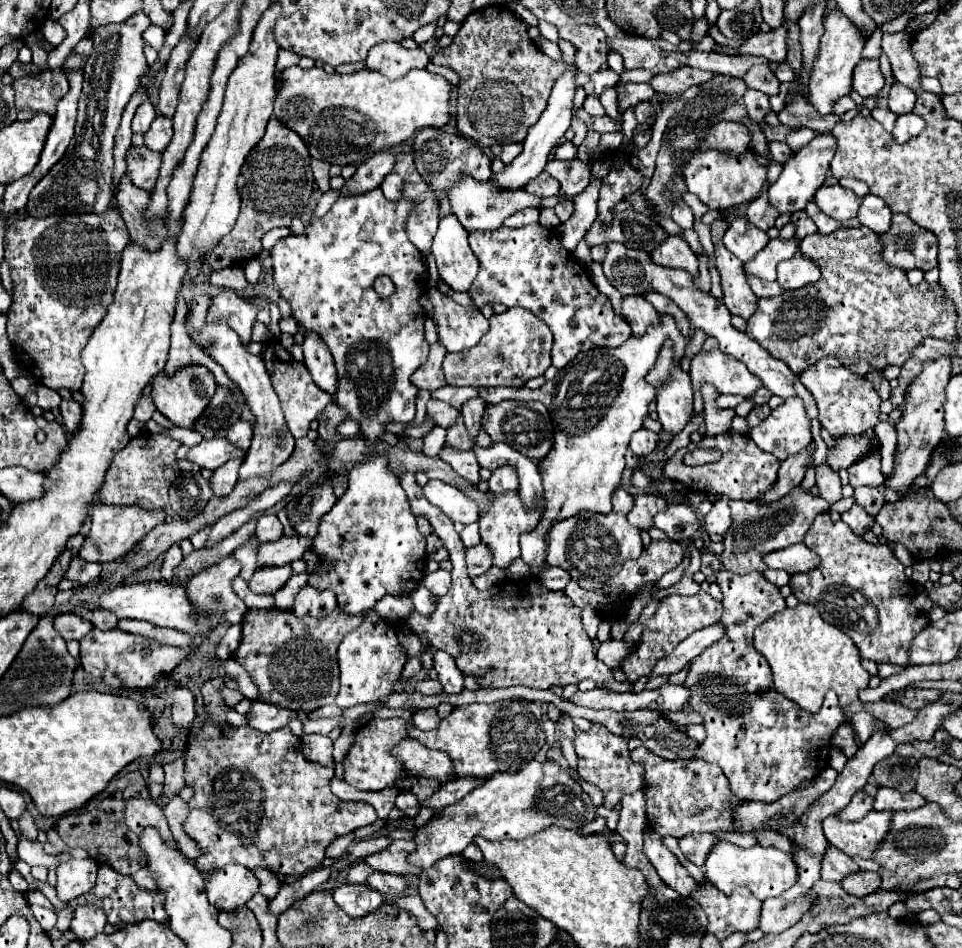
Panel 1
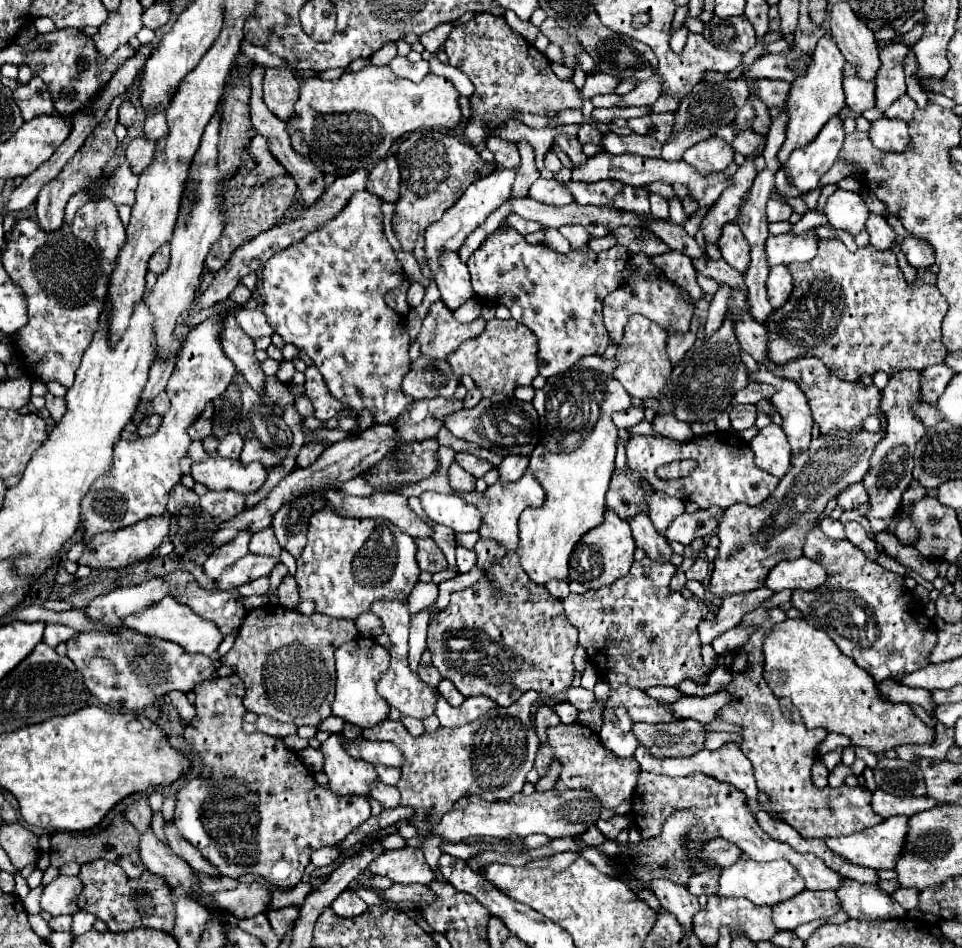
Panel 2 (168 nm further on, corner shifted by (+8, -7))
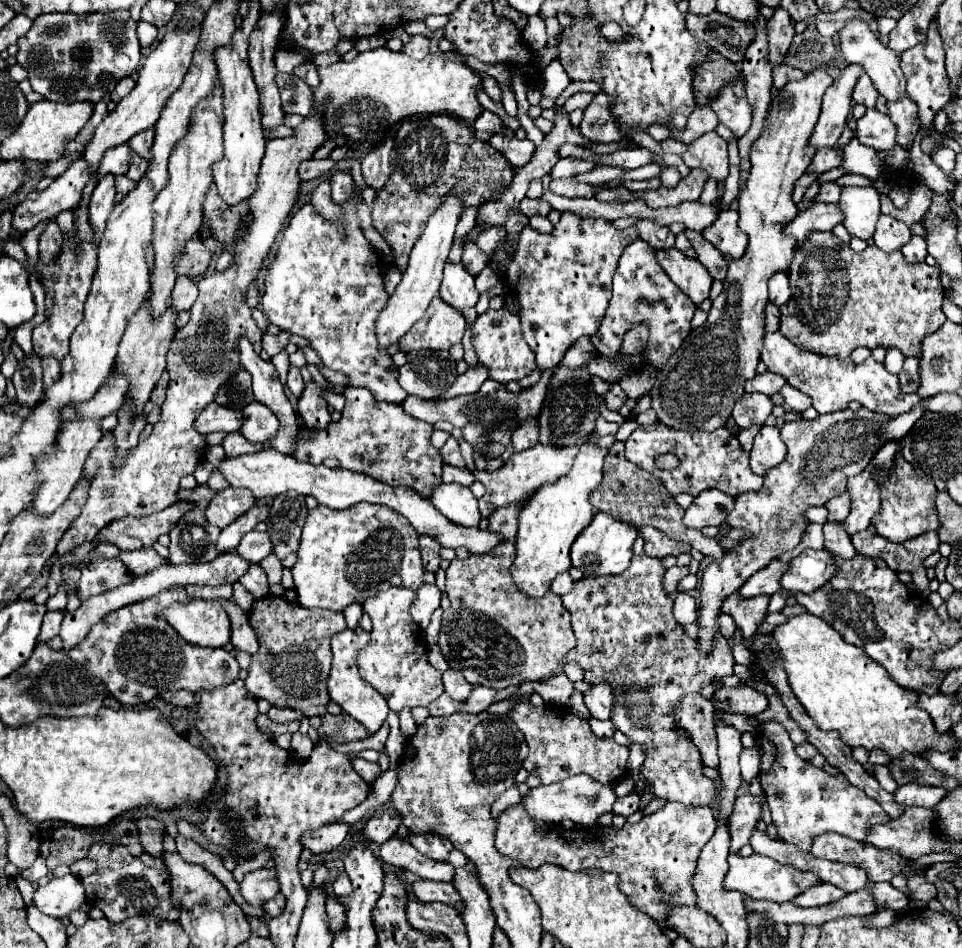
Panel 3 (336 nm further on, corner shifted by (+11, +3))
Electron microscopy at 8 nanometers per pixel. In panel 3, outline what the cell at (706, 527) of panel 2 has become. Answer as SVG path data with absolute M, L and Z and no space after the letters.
M719 490L701 492L693 504L687 508L683 520L689 528L705 528L705 526L721 526L727 514L733 510L735 500Z

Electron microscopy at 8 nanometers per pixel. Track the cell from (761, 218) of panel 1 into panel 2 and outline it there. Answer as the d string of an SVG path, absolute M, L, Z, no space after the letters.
M768 200L768 204L766 204L766 218L768 218L768 222L788 220L790 214L792 214L792 206L788 206L788 204L784 204L784 202Z

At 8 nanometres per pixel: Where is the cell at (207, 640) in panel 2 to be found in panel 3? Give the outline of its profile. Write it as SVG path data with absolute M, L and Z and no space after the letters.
M191 600L189 604L171 604L161 614L183 640L195 646L223 648L231 640L229 616L219 602Z

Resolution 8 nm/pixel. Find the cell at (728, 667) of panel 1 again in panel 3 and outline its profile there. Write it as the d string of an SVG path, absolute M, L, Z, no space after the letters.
M775 720L763 722L759 728L759 746L763 748L759 782L767 798L773 824L781 840L797 846L801 852L811 852L813 838L823 832L837 832L841 836L863 842L875 824L885 824L889 814L863 790L849 784L845 776L829 776L821 768L809 766L795 754L795 744L789 732Z

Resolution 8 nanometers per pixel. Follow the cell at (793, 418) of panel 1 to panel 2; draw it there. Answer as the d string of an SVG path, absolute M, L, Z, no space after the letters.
M770 424L770 426L758 430L758 434L748 444L750 444L750 448L756 456L756 464L760 468L768 470L776 478L782 478L788 472L790 446L788 446L788 438L786 438L782 426Z

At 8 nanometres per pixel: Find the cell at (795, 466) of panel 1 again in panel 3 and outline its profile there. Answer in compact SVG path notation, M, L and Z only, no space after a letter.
M785 384L785 386L781 388L781 394L785 396L785 402L787 402L791 408L799 410L799 412L803 412L803 410L807 410L807 408L811 406L811 398L809 398L807 394L795 390L795 388L789 386L789 384Z

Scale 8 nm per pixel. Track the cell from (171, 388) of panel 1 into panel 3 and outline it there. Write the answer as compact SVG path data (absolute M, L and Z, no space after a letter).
M211 402L207 408L203 408L203 412L199 414L199 418L195 420L195 428L201 434L209 434L209 432L237 432L243 424L243 414L239 410L231 410L231 408L221 408L217 402Z

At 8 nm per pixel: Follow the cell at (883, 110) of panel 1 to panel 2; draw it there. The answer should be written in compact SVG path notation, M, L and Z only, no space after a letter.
M892 44L880 50L880 70L876 74L876 108L884 114L894 100L906 94L904 56L910 48L906 44Z

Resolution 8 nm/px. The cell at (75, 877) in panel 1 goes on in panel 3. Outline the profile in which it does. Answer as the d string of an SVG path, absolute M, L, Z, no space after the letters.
M67 874L63 878L53 878L45 886L39 886L35 890L33 904L47 916L65 918L85 904L85 890L77 876Z

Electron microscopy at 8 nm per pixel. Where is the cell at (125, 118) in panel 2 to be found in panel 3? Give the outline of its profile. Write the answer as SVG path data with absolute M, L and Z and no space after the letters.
M123 78L121 82L117 82L115 90L111 92L111 100L113 100L115 104L117 104L117 102L121 102L121 98L123 98L123 96L127 96L133 88L135 88L135 80L133 80L133 78Z

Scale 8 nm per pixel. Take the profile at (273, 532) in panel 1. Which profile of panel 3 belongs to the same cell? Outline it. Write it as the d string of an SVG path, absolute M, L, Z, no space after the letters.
M251 530L243 536L243 540L239 542L239 546L235 548L235 552L249 560L249 564L259 564L265 556L269 556L273 550L271 546L271 540L267 536L267 532L257 532L257 530Z

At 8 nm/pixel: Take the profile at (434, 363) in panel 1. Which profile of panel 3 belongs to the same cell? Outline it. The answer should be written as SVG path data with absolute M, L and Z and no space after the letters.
M411 352L411 362L399 368L401 388L407 390L407 394L415 394L425 400L441 398L455 378L455 360L451 360L449 352Z

